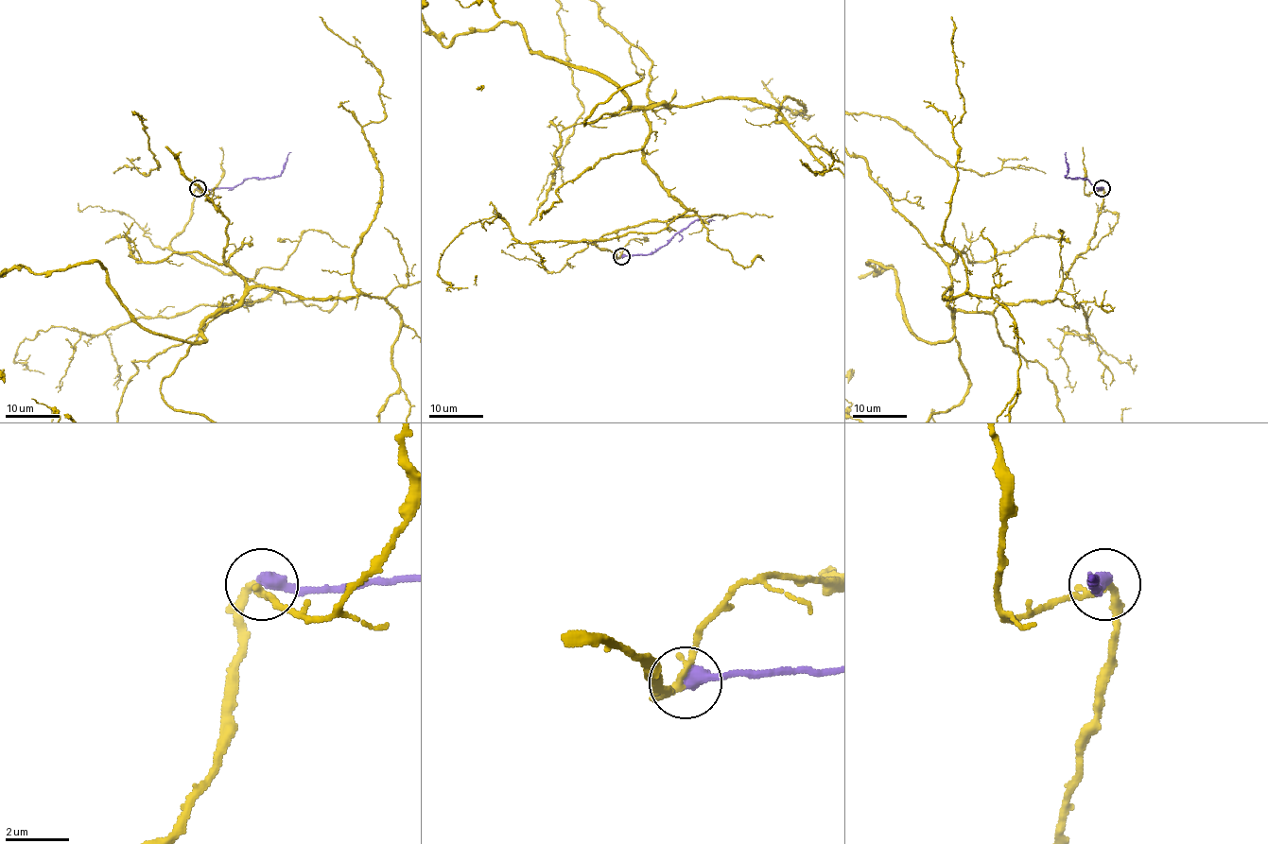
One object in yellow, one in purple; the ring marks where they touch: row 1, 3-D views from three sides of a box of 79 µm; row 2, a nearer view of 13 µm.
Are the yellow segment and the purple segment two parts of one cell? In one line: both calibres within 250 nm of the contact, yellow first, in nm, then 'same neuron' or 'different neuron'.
200/480 nm | same neuron

